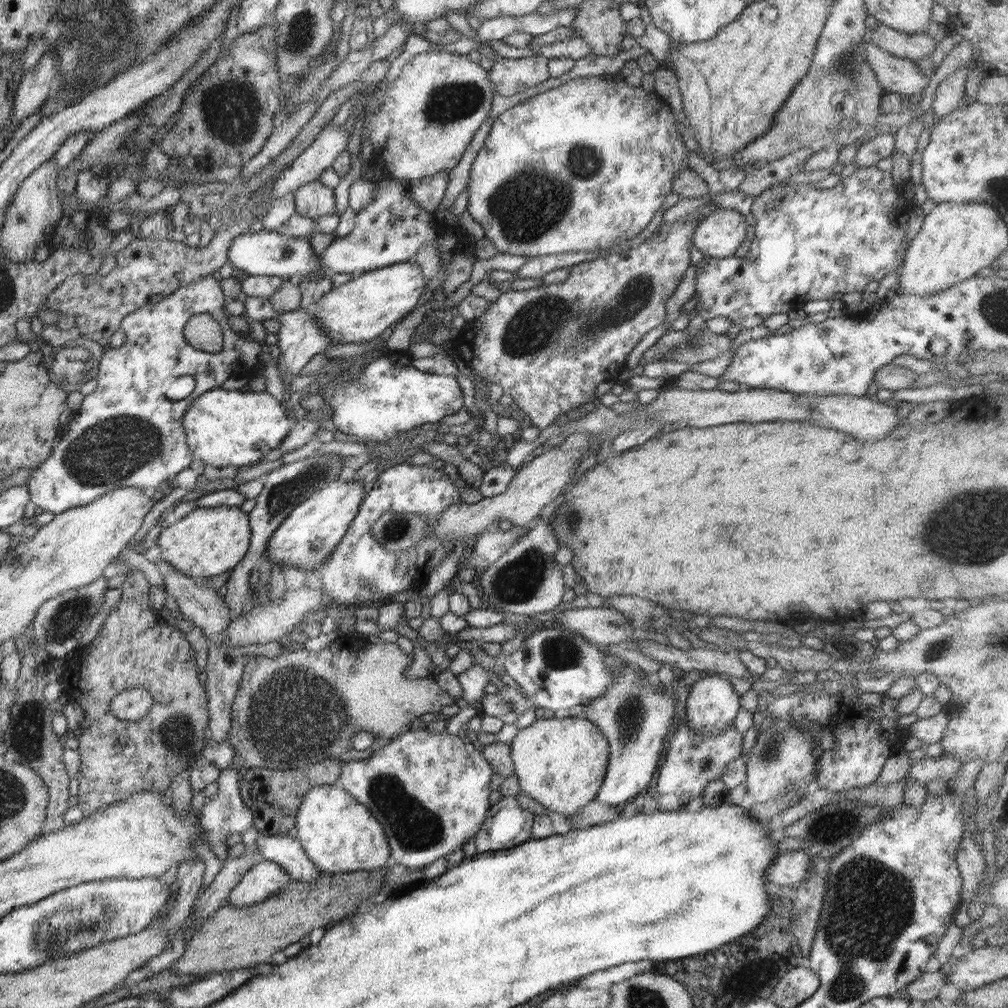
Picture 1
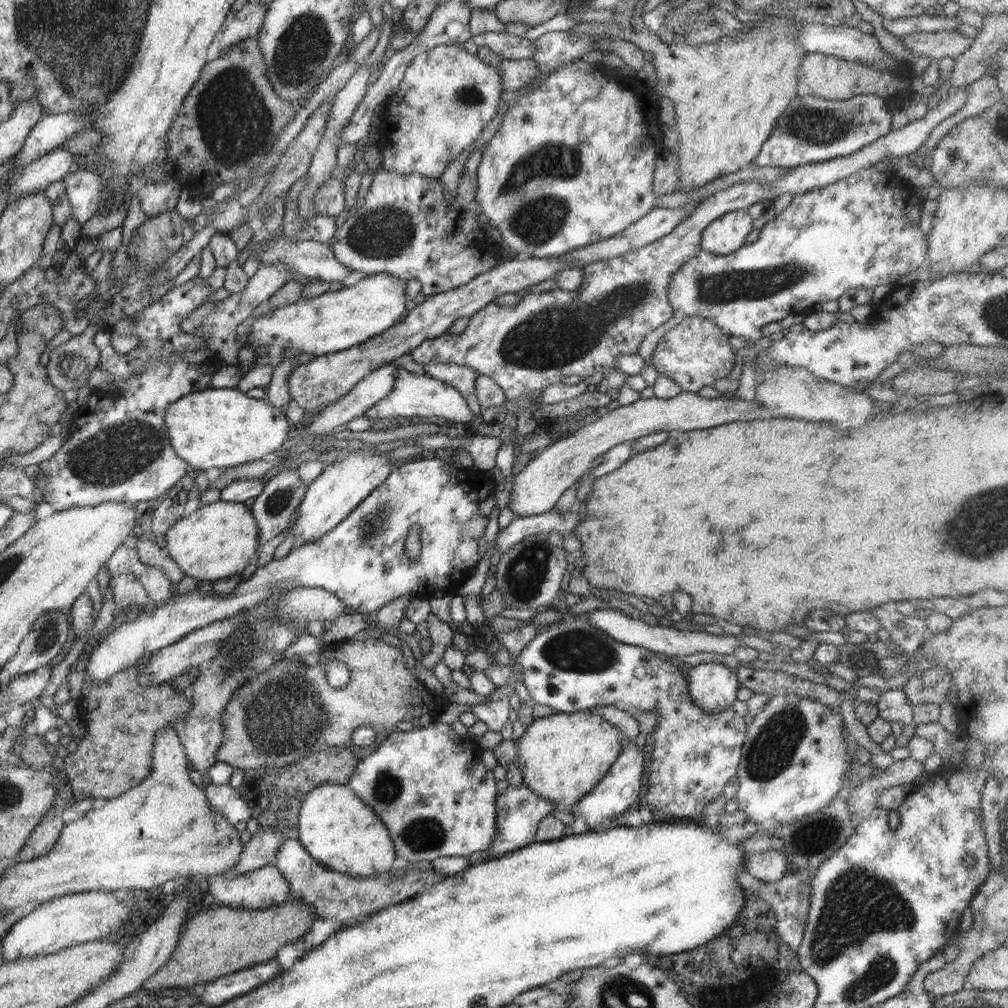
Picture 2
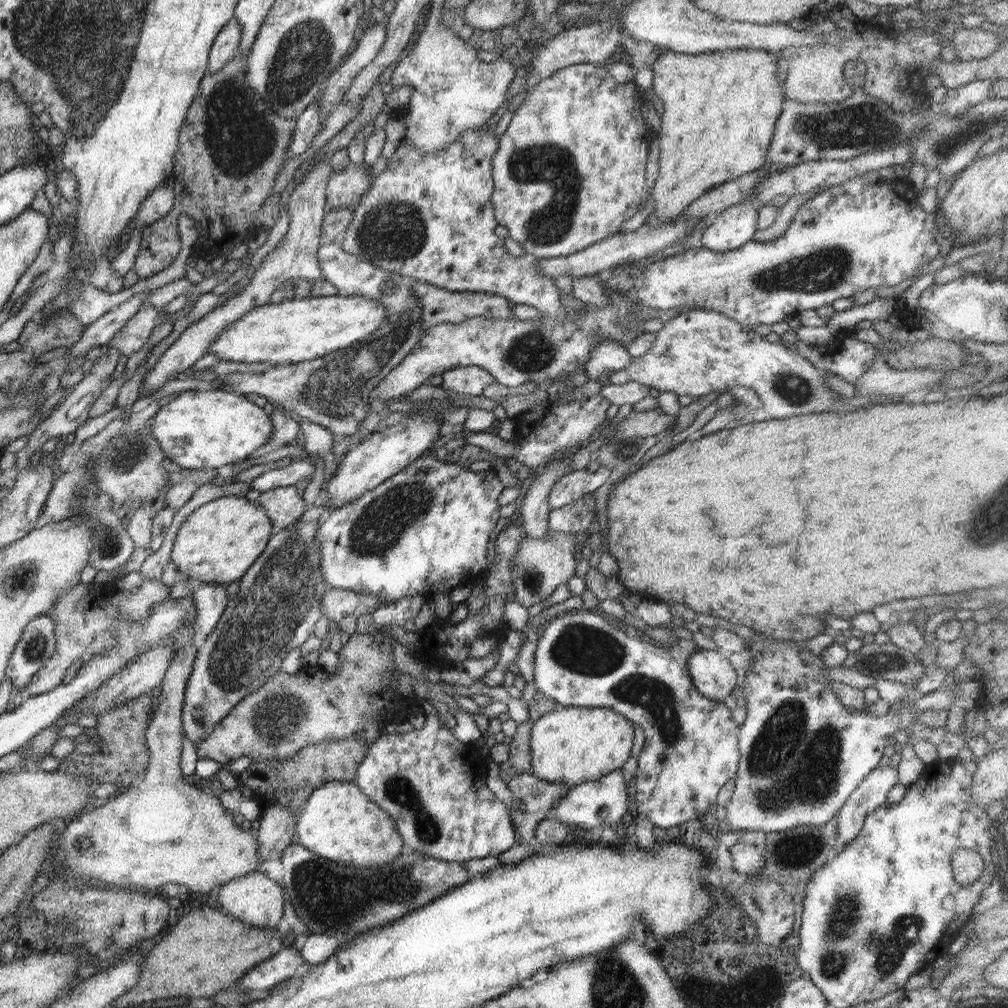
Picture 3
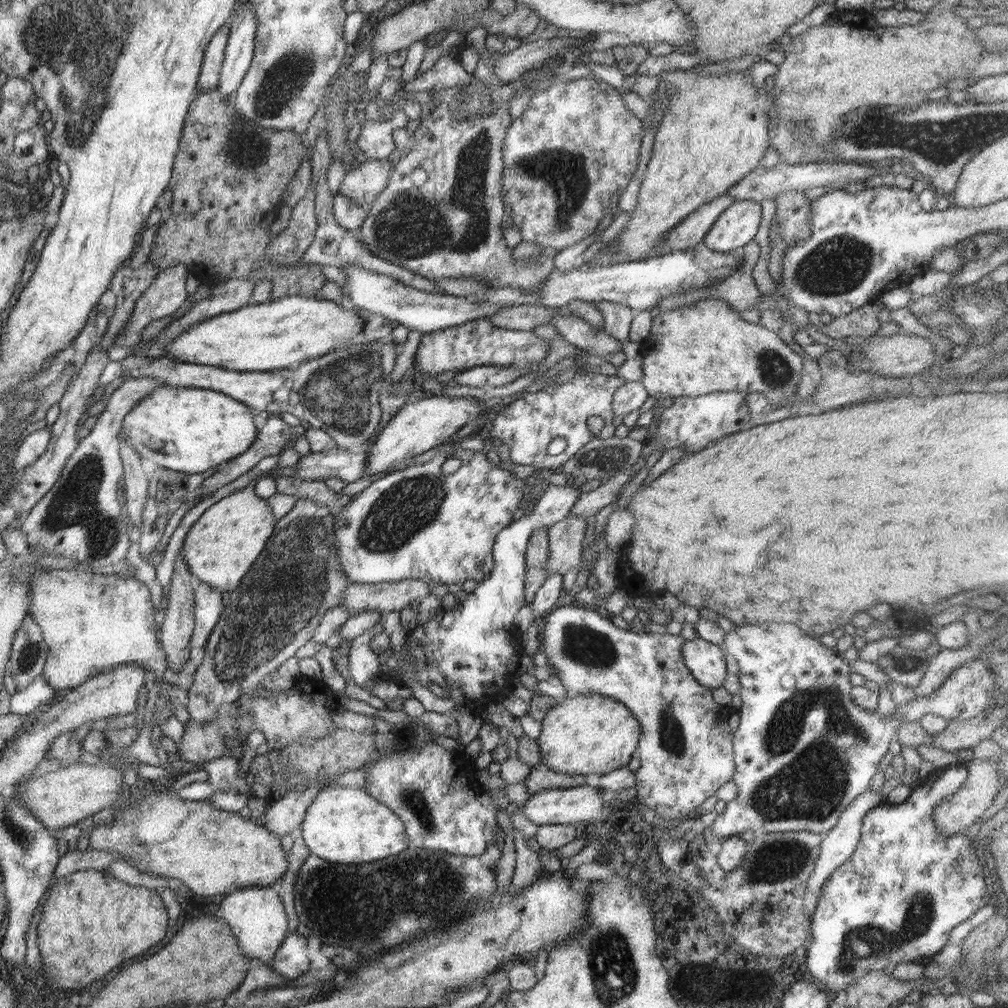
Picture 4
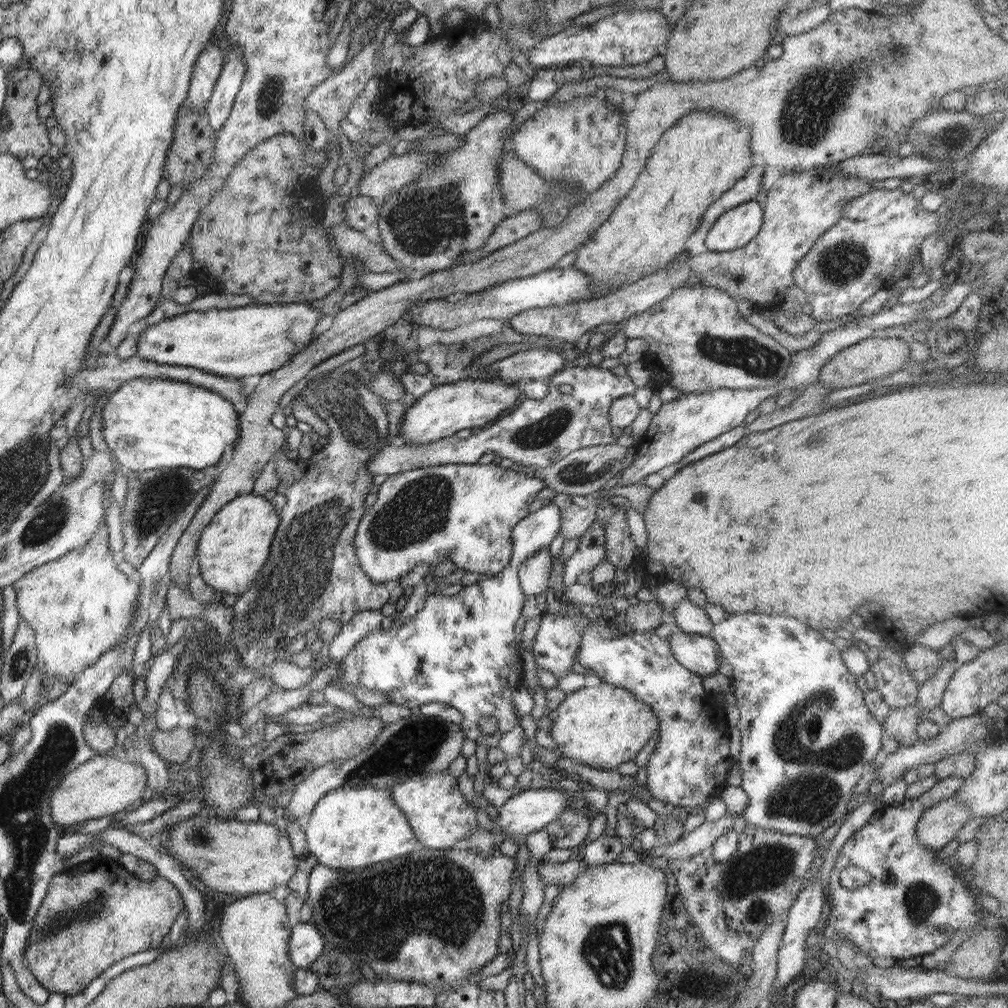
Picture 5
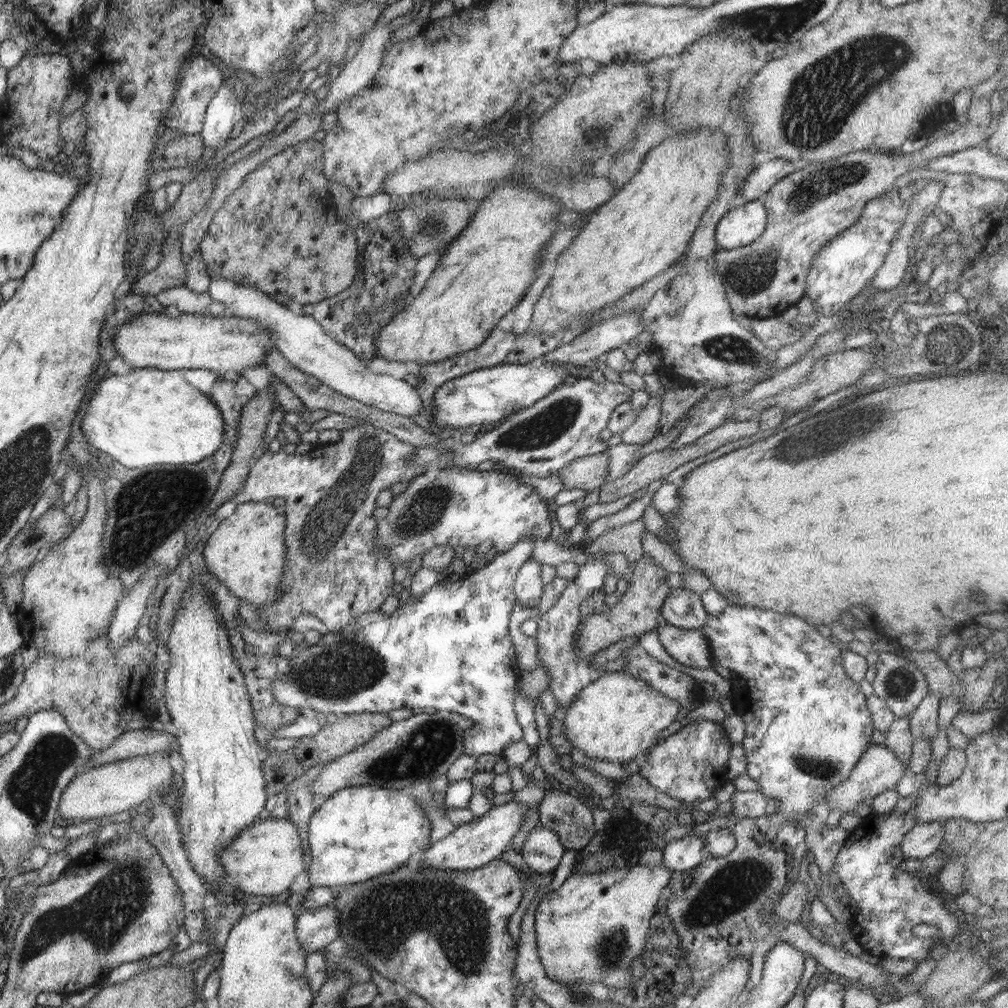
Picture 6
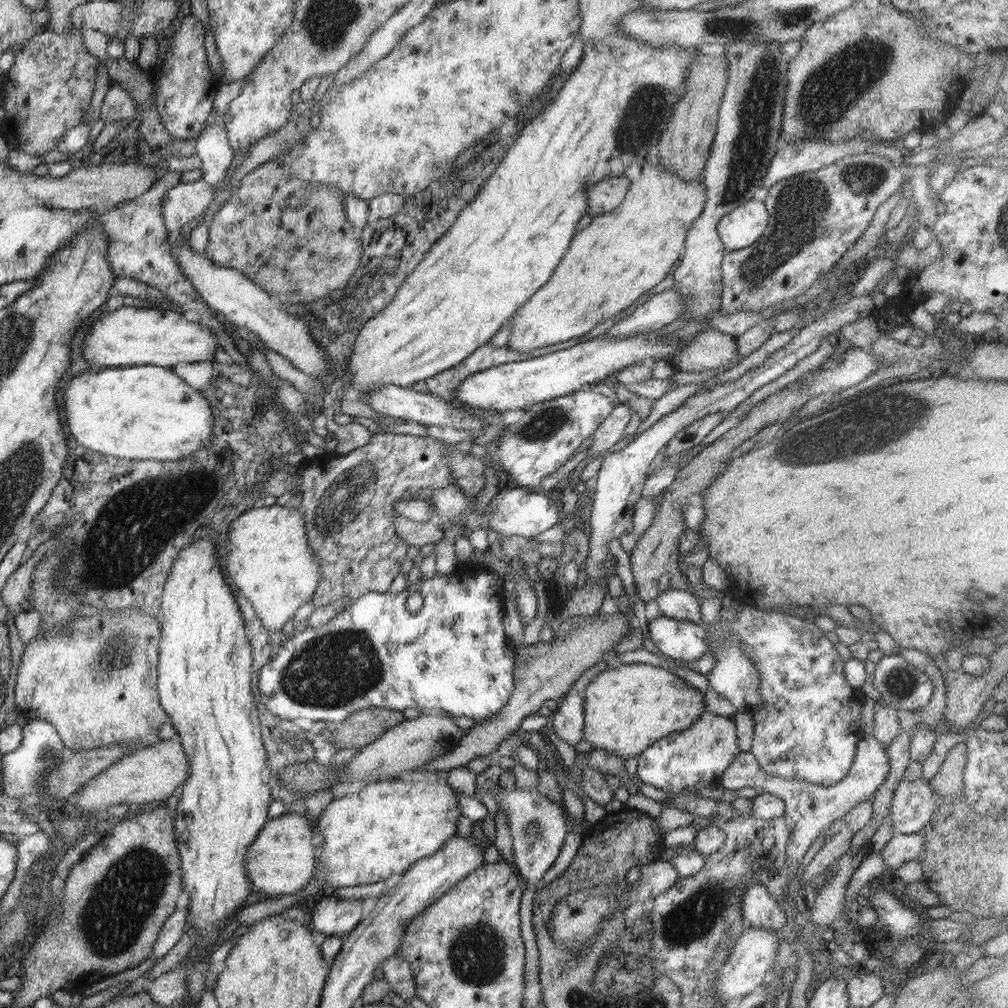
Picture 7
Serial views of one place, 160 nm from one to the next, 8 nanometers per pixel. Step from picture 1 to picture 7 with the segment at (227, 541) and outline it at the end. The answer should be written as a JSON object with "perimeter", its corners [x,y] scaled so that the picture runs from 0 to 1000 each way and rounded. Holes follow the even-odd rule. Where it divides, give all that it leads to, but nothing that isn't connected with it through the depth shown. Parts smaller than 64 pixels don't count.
{"perimeter":[[[256,501],[235,512],[226,524],[226,548],[224,550],[224,569],[246,594],[253,604],[260,620],[267,627],[280,626],[284,617],[296,613],[297,604],[310,596],[313,587],[318,567],[311,546],[307,544],[301,510],[296,504],[285,504],[277,501]]]}

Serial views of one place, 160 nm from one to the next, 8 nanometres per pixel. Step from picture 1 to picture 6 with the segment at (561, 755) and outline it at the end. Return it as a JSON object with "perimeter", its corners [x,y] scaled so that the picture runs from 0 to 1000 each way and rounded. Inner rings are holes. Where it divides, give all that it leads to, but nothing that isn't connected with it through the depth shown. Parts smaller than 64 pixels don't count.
{"perimeter":[[[617,667],[599,669],[587,675],[569,691],[559,710],[562,732],[567,741],[585,752],[622,757],[635,753],[652,738],[656,726],[670,715],[677,700],[640,677]]]}

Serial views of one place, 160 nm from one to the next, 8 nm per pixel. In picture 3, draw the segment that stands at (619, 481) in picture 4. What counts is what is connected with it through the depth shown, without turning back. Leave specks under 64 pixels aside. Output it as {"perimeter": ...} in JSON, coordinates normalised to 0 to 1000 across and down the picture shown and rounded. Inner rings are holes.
{"perimeter":[[[583,491],[556,504],[548,505],[544,513],[545,528],[561,528],[562,530],[580,528],[591,512],[588,506],[589,494]]]}

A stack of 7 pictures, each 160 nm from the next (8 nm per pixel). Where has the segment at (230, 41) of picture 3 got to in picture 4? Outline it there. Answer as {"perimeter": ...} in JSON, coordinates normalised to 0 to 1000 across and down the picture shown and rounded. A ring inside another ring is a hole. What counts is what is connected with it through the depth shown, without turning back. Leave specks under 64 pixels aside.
{"perimeter":[[[222,24],[211,36],[207,46],[203,48],[201,65],[199,66],[197,89],[209,90],[216,87],[224,45],[229,32],[228,25]]]}

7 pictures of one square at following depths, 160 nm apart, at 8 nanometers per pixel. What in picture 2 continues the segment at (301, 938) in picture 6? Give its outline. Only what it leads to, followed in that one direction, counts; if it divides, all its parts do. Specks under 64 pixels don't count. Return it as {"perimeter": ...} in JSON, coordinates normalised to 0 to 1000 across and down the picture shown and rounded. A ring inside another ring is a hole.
{"perimeter":[[[274,949],[268,954],[240,960],[238,964],[228,966],[226,970],[220,968],[220,970],[212,972],[212,976],[208,974],[206,978],[202,978],[202,984],[198,986],[197,990],[200,996],[208,999],[221,997],[235,988],[240,988],[252,980],[260,978],[280,962],[274,954]]]}

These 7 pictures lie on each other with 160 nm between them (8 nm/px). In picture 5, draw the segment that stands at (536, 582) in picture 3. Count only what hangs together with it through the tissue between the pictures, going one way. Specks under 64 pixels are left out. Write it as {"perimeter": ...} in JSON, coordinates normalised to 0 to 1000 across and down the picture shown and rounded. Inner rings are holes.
{"perimeter":[[[552,490],[548,498],[552,499],[557,506],[557,523],[554,531],[562,536],[579,531],[584,526],[584,522],[592,516],[590,509],[592,498],[606,493],[589,494],[587,491]]]}

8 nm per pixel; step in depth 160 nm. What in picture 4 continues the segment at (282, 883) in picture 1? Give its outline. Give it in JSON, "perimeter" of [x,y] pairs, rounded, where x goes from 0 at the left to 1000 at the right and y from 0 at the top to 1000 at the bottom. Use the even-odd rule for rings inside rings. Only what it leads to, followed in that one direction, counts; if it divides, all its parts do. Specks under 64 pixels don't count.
{"perimeter":[[[270,880],[240,881],[225,888],[218,896],[217,903],[220,911],[228,917],[241,947],[262,952],[270,958],[275,940],[286,928],[287,915],[280,890]]]}

